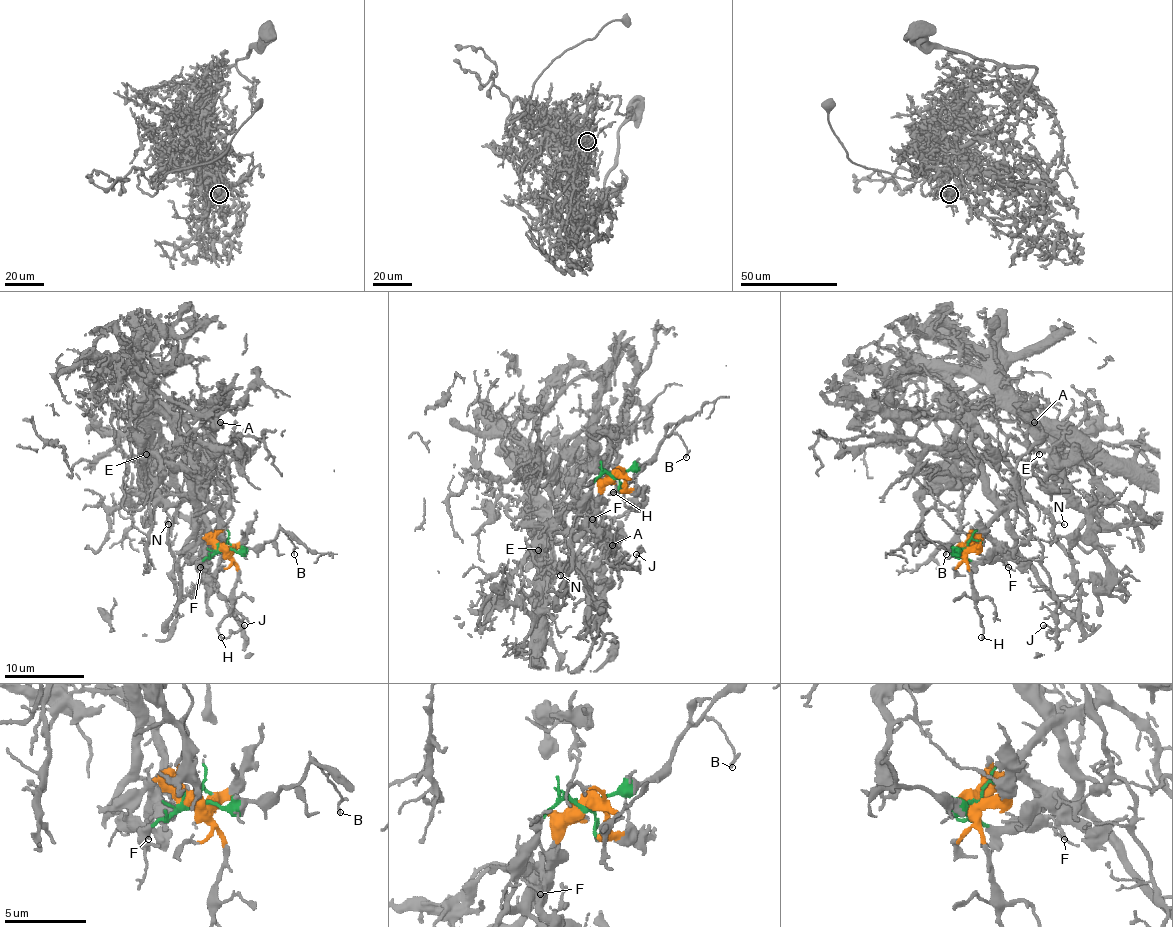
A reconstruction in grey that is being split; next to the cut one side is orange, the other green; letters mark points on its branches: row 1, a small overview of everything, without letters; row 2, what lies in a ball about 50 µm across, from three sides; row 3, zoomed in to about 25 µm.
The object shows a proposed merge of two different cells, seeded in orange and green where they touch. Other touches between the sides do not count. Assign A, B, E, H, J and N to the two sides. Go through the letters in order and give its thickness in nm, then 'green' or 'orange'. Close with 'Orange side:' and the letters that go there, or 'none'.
A: 130 nm | green
B: 110 nm | green
E: 110 nm | orange
H: 140 nm | orange
J: 90 nm | green
N: 150 nm | orange
Orange side: E, H, N

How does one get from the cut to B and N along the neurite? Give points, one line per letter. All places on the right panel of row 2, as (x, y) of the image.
B: (964, 550), (930, 542), (923, 530), (946, 554)
N: (964, 550), (1004, 510), (1016, 508), (1026, 500), (1038, 504), (1052, 522), (1064, 524)

